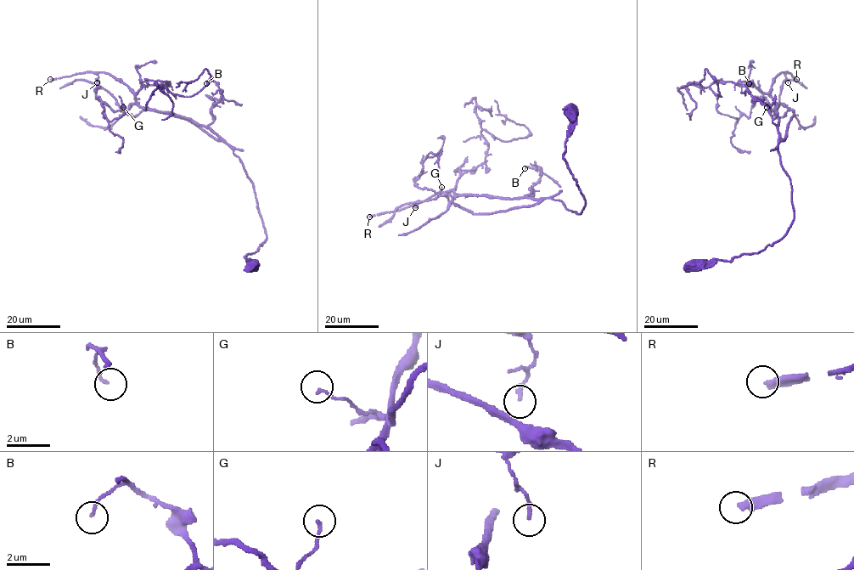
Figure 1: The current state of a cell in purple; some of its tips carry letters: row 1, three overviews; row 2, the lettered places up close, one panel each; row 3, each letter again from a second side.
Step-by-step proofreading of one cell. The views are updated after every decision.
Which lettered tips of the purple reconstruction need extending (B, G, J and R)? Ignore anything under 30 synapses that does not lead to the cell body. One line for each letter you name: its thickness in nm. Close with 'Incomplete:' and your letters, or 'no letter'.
Incomplete: no letter

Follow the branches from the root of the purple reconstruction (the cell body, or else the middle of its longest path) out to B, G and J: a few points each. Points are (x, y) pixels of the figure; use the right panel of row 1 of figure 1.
B: (692, 263), (758, 253), (779, 240), (794, 218), (778, 128), (749, 83)
G: (692, 263), (758, 253), (794, 218), (778, 152), (782, 104), (766, 107)
J: (692, 263), (758, 253), (789, 227), (792, 186), (780, 161), (770, 94), (781, 72), (788, 82)

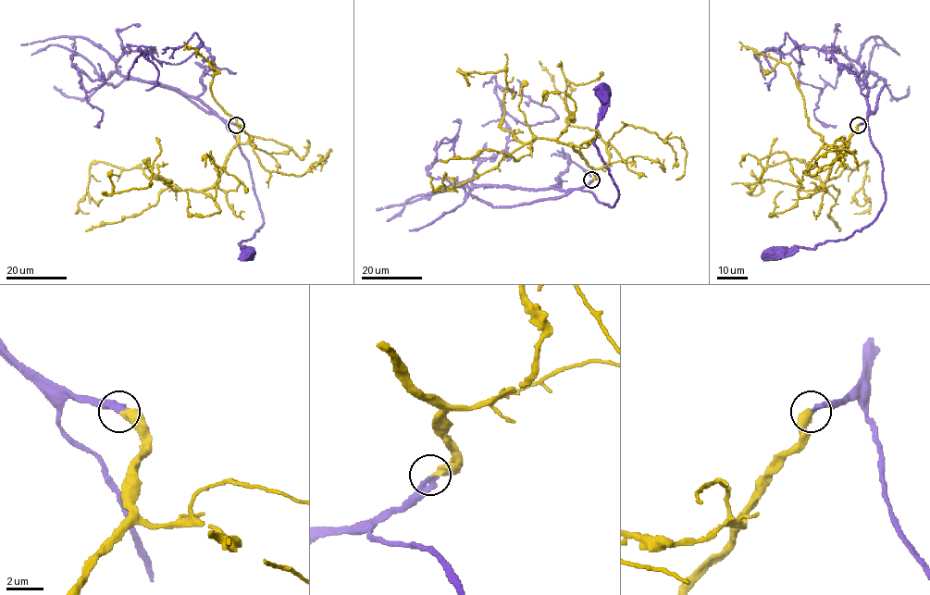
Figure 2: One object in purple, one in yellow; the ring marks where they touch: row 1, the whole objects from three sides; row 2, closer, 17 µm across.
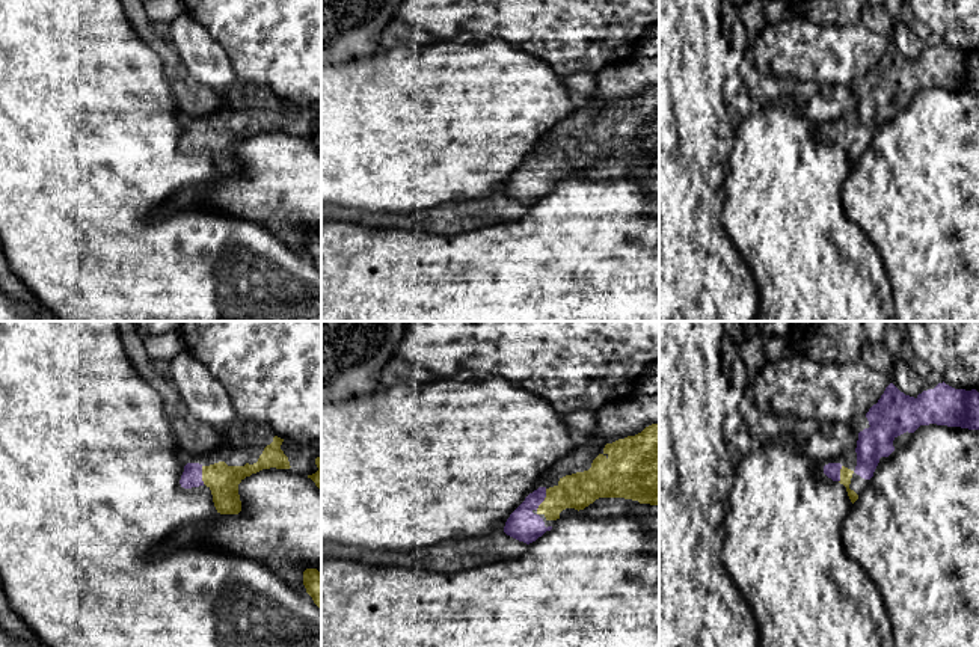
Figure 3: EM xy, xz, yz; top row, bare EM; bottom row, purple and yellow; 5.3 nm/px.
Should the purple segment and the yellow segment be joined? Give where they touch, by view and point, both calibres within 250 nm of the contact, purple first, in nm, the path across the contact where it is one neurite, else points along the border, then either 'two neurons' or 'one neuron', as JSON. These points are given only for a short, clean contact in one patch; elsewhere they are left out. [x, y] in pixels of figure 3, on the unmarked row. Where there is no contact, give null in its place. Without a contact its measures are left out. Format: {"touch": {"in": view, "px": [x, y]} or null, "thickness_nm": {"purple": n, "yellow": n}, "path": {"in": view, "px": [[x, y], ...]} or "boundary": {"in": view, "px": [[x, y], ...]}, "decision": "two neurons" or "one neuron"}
{"touch": {"in": "xz", "px": [543, 162]}, "thickness_nm": {"purple": 170, "yellow": 190}, "path": {"in": "xz", "px": [[524, 187], [524, 175], [543, 162], [555, 162], [578, 153]]}, "decision": "one neuron"}

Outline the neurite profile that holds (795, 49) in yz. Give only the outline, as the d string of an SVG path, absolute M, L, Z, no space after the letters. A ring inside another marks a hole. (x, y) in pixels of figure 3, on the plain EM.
M796 15L751 35L747 53L771 75L852 87L878 65L892 41L892 35L878 35L861 23L818 26Z

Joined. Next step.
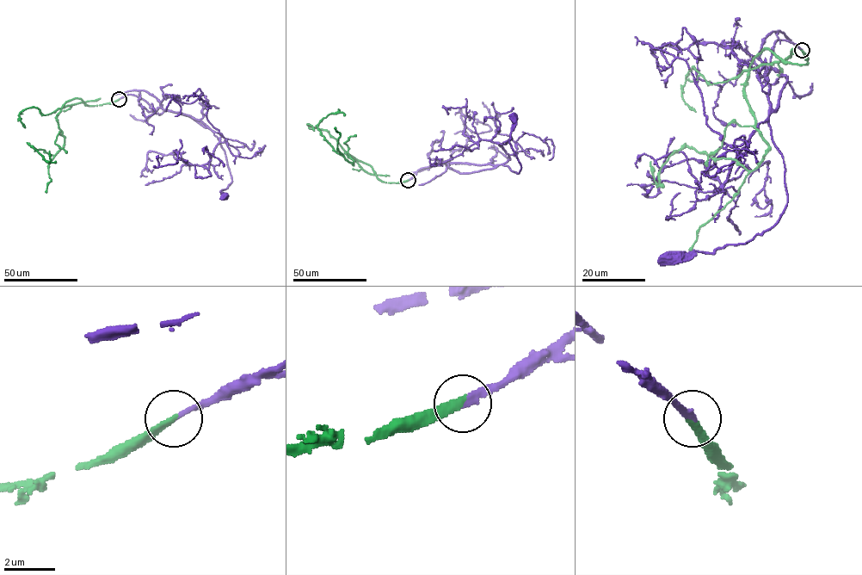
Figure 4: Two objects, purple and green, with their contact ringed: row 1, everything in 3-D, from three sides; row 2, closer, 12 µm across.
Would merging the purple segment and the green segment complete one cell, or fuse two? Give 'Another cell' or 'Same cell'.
Same cell

